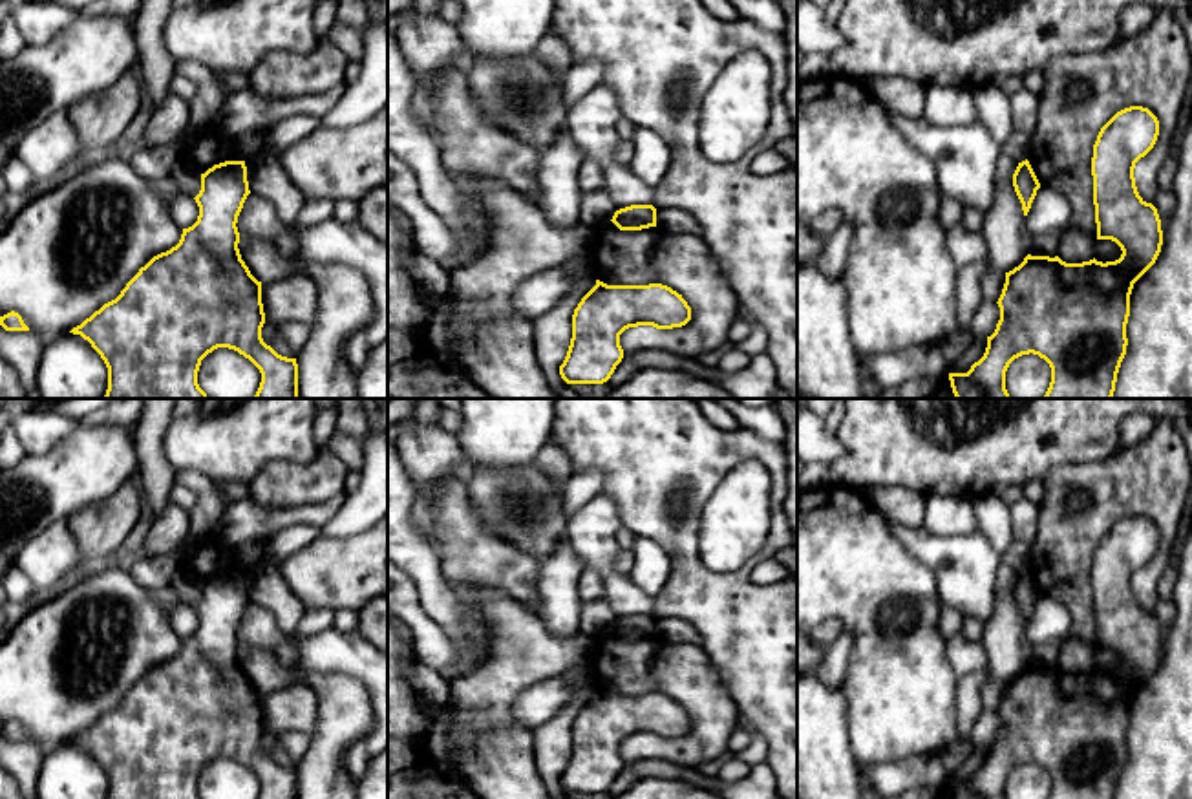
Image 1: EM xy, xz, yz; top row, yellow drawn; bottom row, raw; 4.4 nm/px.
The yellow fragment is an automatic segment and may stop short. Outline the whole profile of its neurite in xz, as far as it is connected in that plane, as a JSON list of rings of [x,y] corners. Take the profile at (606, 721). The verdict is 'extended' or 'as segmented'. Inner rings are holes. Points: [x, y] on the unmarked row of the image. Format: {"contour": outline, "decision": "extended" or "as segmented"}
{"contour": [[[596,695],[581,708],[572,724],[572,748],[559,784],[567,794],[603,794],[623,768],[620,744],[629,737],[653,735],[656,739],[682,737],[691,730],[687,711],[667,695]]], "decision": "as segmented"}

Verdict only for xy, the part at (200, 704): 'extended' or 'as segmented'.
as segmented

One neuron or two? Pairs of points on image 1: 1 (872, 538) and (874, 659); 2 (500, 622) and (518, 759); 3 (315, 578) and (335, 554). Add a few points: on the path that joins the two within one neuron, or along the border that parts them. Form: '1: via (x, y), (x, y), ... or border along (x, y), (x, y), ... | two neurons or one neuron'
1: via (871, 567), (871, 629) | one neuron
2: via (500, 657), (500, 724) | one neuron
3: via (320, 573), (333, 560) | one neuron

